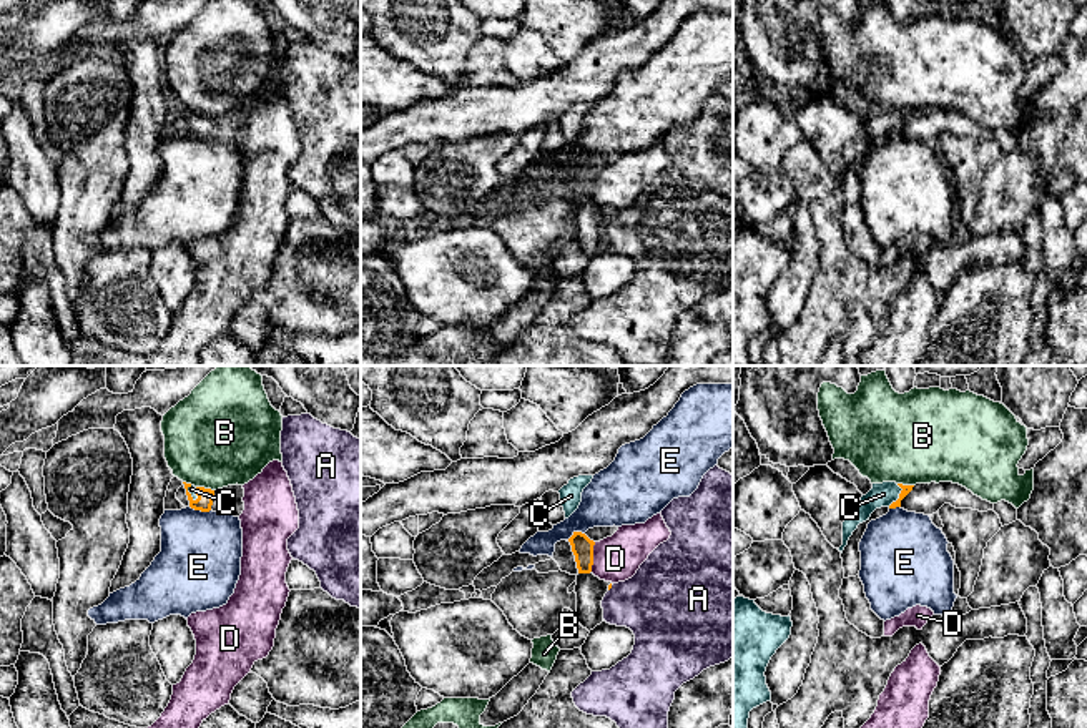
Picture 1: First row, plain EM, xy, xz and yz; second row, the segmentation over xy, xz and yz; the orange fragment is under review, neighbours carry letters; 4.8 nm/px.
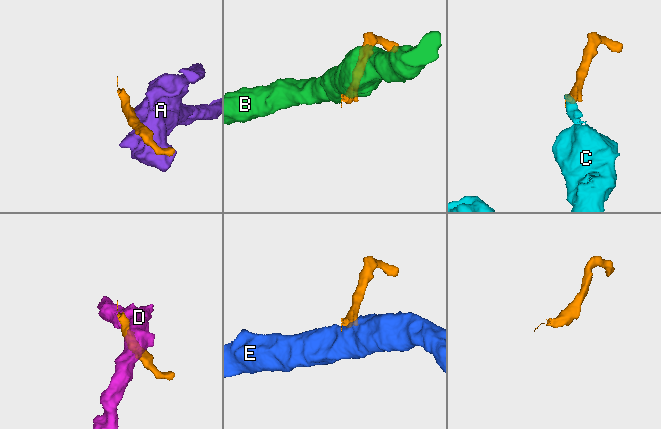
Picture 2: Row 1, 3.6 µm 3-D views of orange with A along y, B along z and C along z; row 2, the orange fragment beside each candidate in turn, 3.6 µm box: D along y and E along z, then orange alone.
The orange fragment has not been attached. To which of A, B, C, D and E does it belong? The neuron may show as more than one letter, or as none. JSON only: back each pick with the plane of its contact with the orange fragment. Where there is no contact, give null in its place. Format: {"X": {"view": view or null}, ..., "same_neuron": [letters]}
{"C": {"view": "yz"}, "same_neuron": ["C"]}

